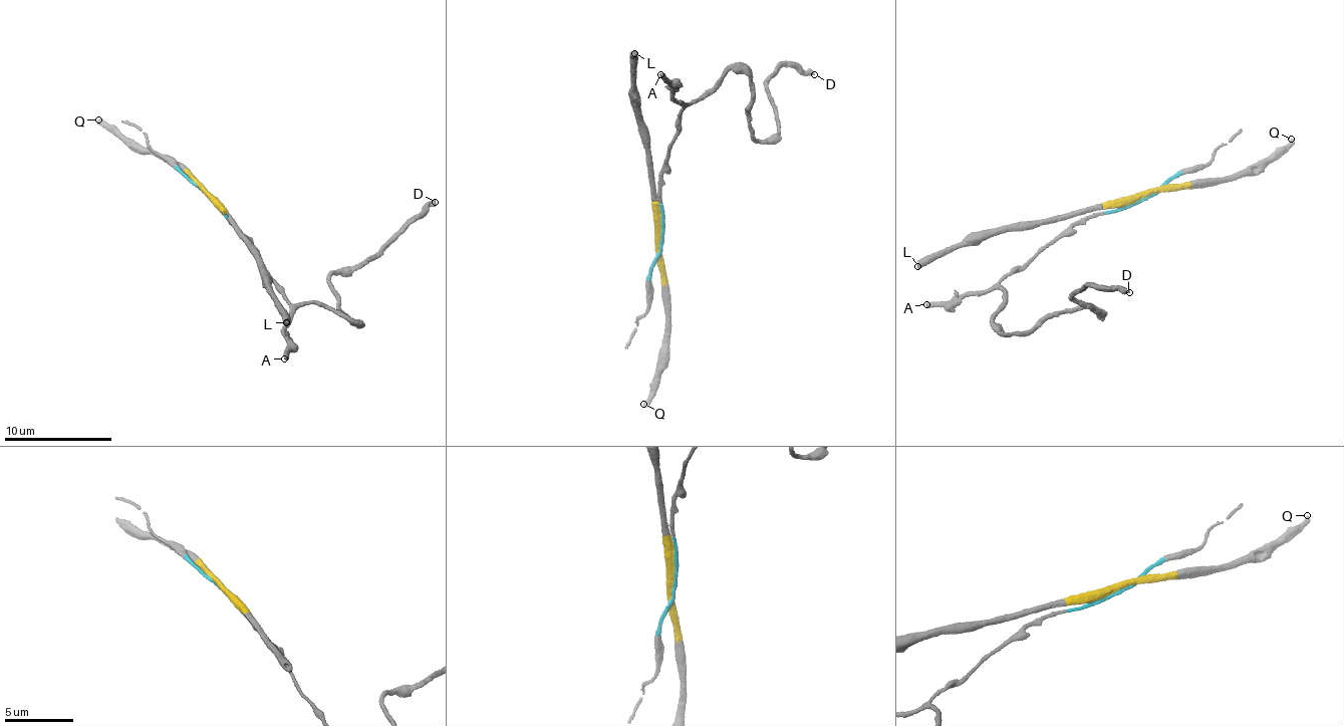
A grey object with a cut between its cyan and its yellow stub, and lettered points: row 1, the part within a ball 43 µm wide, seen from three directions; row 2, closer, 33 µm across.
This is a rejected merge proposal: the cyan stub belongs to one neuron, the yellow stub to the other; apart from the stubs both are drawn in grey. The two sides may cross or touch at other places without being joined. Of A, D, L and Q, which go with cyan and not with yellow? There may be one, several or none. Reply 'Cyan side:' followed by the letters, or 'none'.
Cyan side: A, D

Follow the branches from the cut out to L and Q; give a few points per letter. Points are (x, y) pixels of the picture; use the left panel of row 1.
L: (205, 190), (226, 208), (240, 234), (261, 255), (264, 270), (271, 276), (272, 295), (287, 311), (287, 322)
Q: (205, 190), (147, 148), (97, 118)

